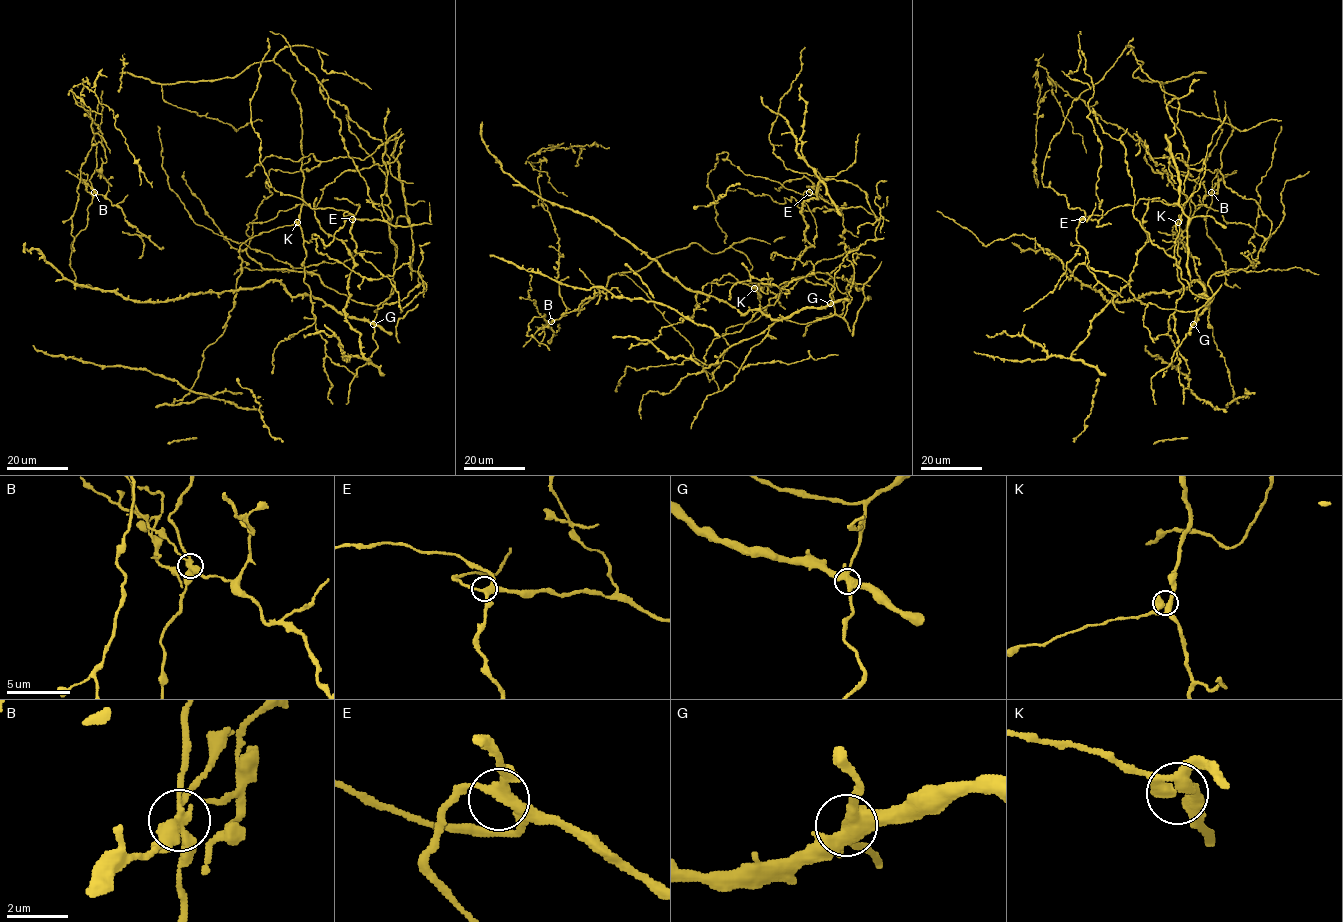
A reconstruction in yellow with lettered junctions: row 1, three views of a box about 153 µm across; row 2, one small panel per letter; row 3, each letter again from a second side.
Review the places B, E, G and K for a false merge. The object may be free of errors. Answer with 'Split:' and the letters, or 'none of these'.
Split: B

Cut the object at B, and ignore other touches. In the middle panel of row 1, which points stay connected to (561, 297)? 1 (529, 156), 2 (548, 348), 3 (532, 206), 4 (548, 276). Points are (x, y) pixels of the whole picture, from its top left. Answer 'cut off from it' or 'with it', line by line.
1: with it
2: cut off from it
3: with it
4: cut off from it

